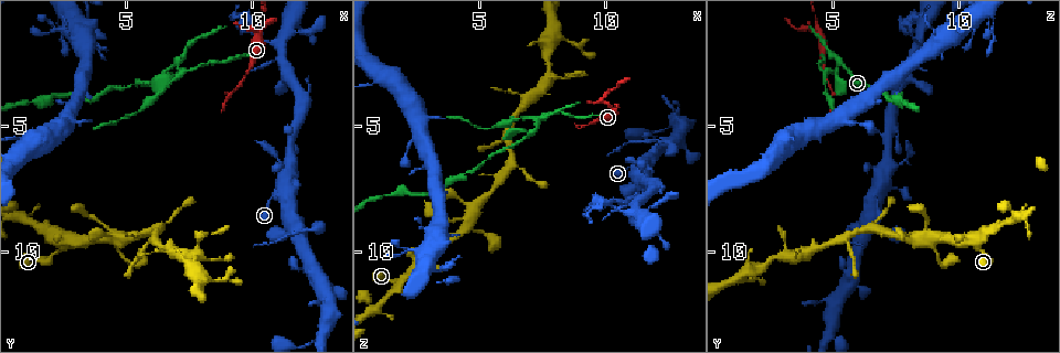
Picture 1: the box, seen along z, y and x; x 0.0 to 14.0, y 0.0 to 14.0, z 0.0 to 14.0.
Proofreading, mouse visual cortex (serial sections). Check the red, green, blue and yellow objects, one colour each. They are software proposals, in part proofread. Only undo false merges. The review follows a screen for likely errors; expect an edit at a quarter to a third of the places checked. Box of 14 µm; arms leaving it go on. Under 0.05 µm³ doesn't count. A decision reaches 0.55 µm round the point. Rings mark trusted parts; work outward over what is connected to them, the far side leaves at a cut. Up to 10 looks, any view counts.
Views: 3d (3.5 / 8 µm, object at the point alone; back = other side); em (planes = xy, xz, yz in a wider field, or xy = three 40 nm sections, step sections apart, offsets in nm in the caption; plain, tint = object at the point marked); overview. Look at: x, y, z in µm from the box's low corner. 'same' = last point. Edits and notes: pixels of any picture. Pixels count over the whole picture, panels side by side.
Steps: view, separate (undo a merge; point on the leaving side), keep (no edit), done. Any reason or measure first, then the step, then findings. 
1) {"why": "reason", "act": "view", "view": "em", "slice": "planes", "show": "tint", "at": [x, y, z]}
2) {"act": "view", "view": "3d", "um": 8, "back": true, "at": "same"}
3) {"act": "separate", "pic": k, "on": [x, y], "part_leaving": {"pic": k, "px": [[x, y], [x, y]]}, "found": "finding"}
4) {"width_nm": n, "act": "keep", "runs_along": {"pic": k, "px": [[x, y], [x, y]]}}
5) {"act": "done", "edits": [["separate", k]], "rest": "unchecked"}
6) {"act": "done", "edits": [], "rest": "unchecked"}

{"why": "abrupt turn", "act": "view", "view": "3d", "um": 3.5, "at": [9.7, 1.2, 8.1]}

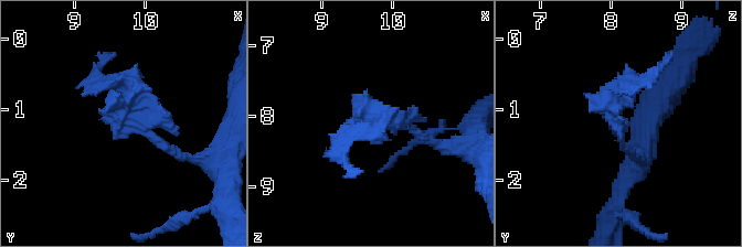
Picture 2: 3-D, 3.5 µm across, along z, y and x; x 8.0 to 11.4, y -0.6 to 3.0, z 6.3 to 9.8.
{"act": "view", "view": "em", "slice": "xy", "step": 1, "show": "plain", "at": [9.65, 1.15, 8.05]}

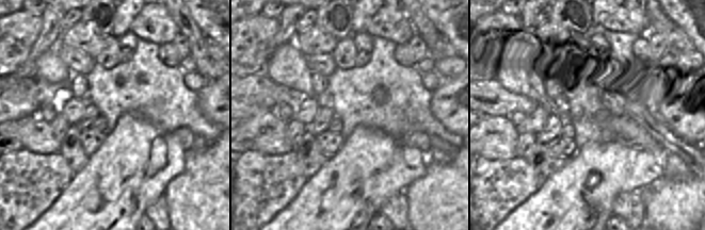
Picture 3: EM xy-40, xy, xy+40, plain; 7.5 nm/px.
{"act": "view", "view": "em", "slice": "xy", "step": 1, "show": "tint", "at": "same"}

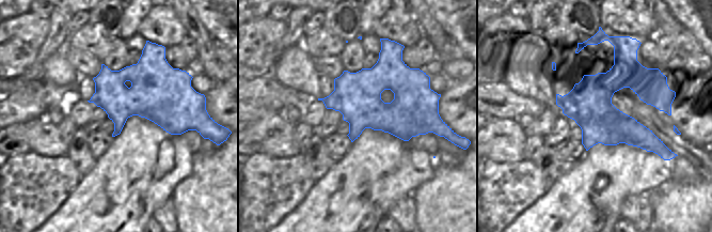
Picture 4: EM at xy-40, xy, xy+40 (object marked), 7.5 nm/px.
{"act": "separate", "pic": 2, "on": [398, 119], "part_leaving": {"pic": 2, "px": [[395, 126], [345, 146]]}, "found": "two cells meet here"}

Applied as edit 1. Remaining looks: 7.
{"why": "sudden change in width", "act": "view", "view": "3d", "um": 3.5, "at": [10.4, 1.0, 4.4]}

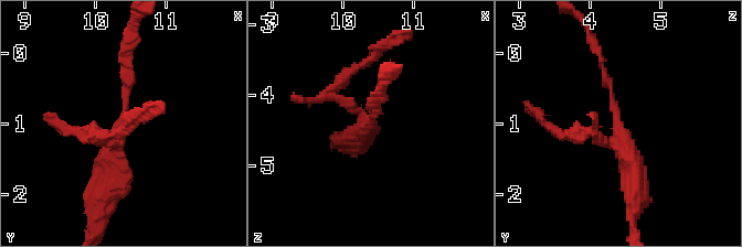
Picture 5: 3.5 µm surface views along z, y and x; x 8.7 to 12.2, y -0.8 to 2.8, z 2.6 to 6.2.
{"why": "shape alone is not enough", "act": "view", "view": "em", "slice": "xy", "step": 5, "show": "tint", "at": [10.40, 1.00, 4.40]}

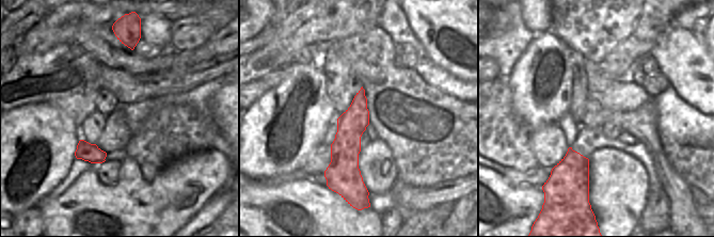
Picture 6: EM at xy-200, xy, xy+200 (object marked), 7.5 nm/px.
{"act": "separate", "pic": 5, "on": [86, 137], "part_leaving": {"pic": 5, "px": [[113, 146], [88, 132], [109, 136], [133, 118]]}, "found": "two cells meet here"}

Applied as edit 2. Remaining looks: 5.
{"act": "view", "view": "overview"}

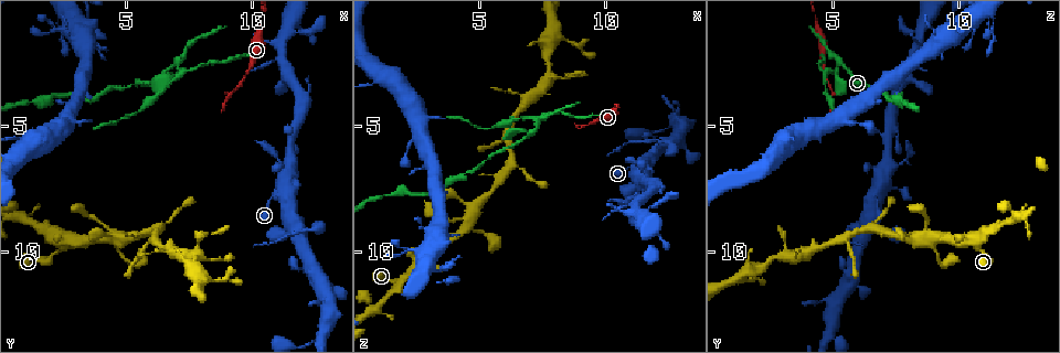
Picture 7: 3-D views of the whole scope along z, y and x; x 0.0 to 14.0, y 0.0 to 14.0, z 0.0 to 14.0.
{"why": "sharp bend", "act": "view", "view": "3d", "um": 3.5, "at": [12.4, 9.1, 5.7]}

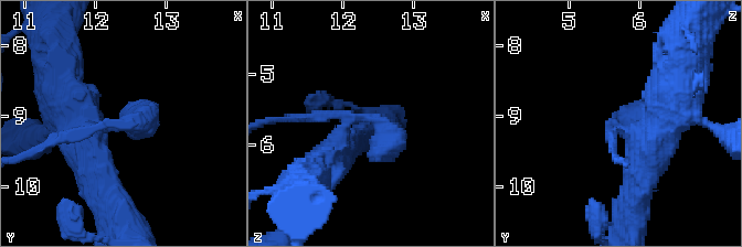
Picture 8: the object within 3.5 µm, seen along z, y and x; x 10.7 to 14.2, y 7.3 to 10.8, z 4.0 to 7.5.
{"why": "need the tissue", "act": "view", "view": "em", "slice": "xy", "step": 5, "show": "tint", "at": [12.50, 9.05, 5.70]}

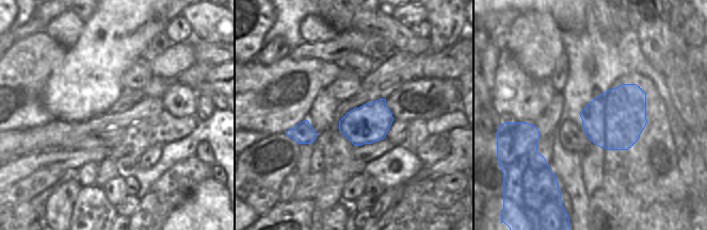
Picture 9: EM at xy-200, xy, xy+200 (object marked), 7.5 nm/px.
{"why": "another direction", "act": "view", "view": "em", "slice": "xy", "step": 1, "show": "tint", "at": "same"}

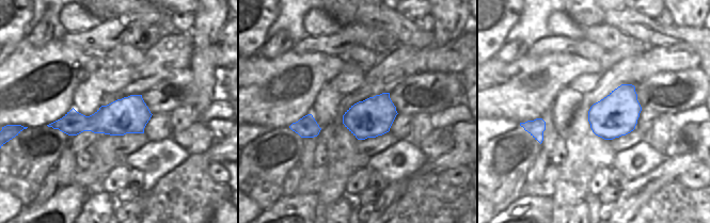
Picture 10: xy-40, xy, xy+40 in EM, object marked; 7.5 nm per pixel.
{"width_nm": 300, "act": "separate", "pic": 8, "on": [137, 122], "part_leaving": {"pic": 8, "px": [[101, 126], [137, 122], [124, 113]]}, "found": "a second cell is stuck on"}

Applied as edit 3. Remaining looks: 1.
{"act": "done", "edits": [["separate", 2], ["separate", 5], ["separate", 8]], "rest": "unchecked"}

